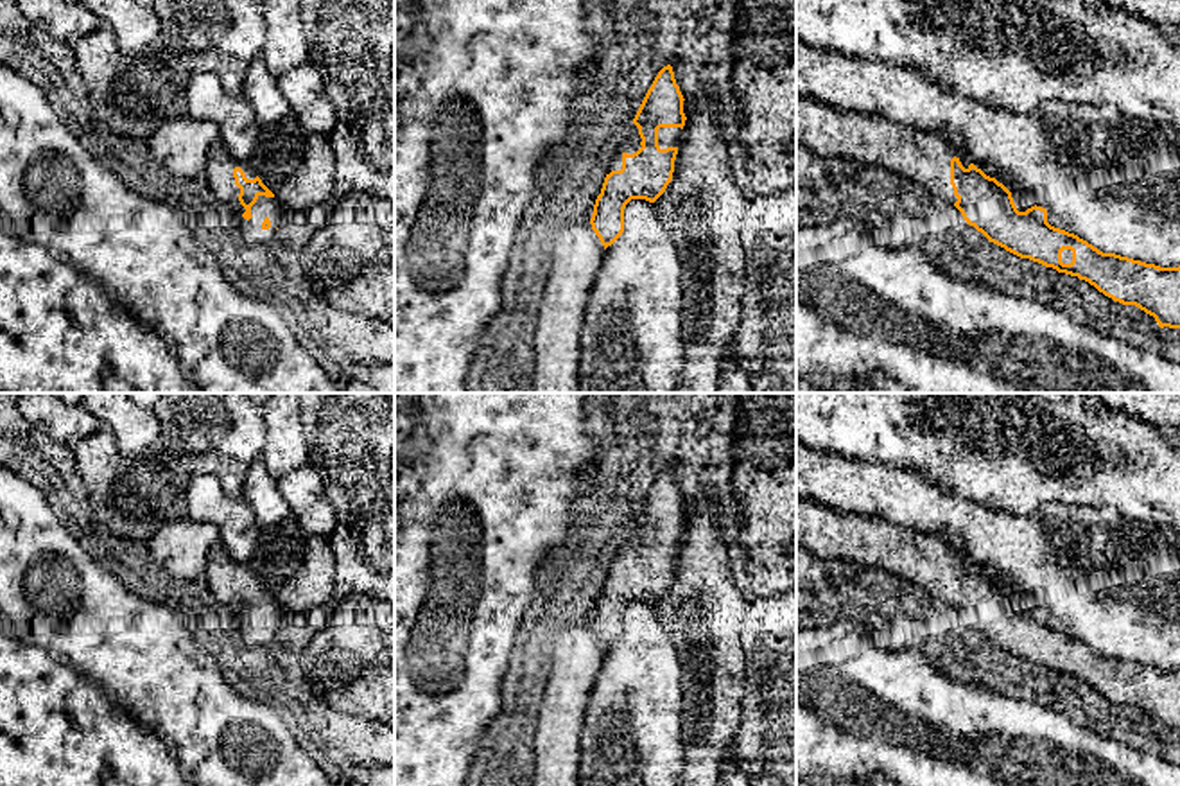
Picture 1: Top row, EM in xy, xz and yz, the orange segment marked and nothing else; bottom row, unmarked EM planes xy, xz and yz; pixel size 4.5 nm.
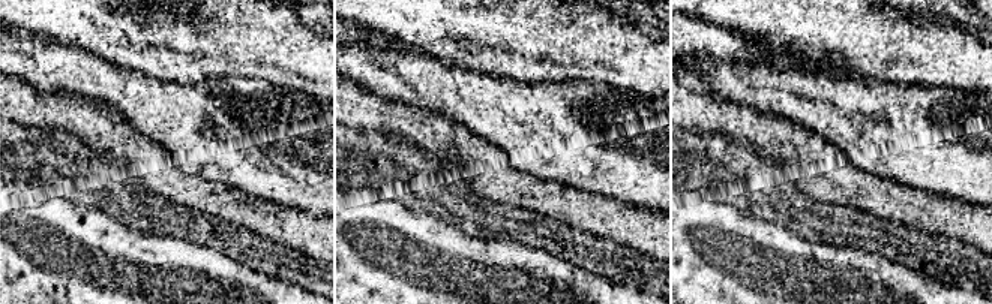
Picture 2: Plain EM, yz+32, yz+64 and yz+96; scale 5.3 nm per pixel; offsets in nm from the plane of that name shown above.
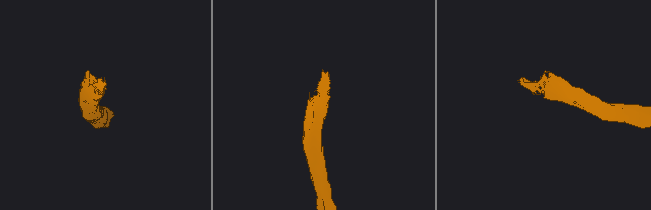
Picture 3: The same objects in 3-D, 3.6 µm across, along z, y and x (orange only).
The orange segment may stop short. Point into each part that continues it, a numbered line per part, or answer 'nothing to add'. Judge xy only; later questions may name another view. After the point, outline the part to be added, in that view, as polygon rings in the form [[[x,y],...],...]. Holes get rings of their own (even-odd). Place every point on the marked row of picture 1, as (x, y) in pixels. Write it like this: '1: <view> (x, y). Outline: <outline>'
1: xy (219, 171). Outline: [[[221,140],[213,142],[208,151],[208,165],[204,170],[204,179],[212,194],[226,203],[237,217],[237,228],[249,244],[262,244],[269,240],[280,219],[283,217],[283,208],[276,197],[258,196],[256,203],[251,206],[251,219],[244,219],[246,208],[239,201],[240,188],[235,185],[233,169],[240,167],[247,179],[255,179],[256,172],[247,162],[237,162],[230,156]]]

